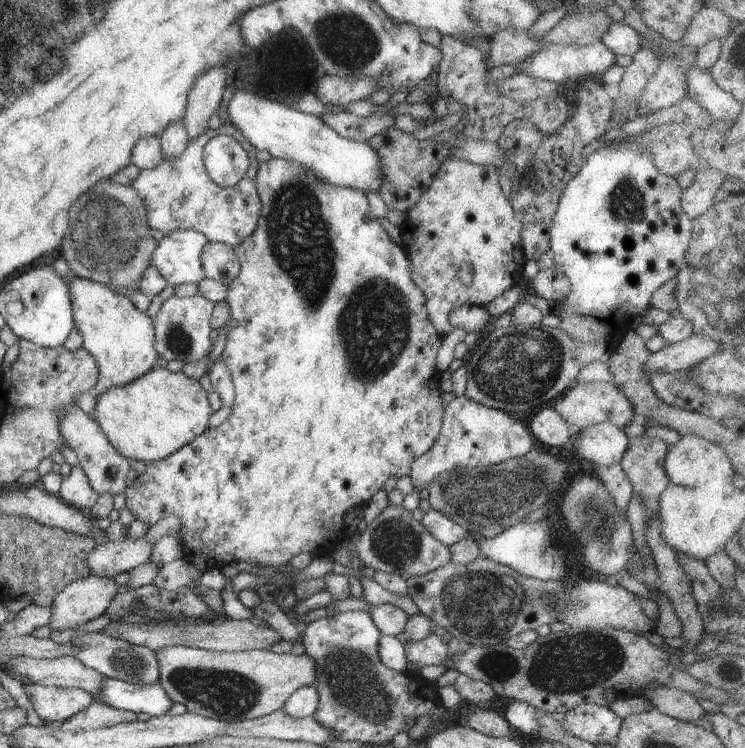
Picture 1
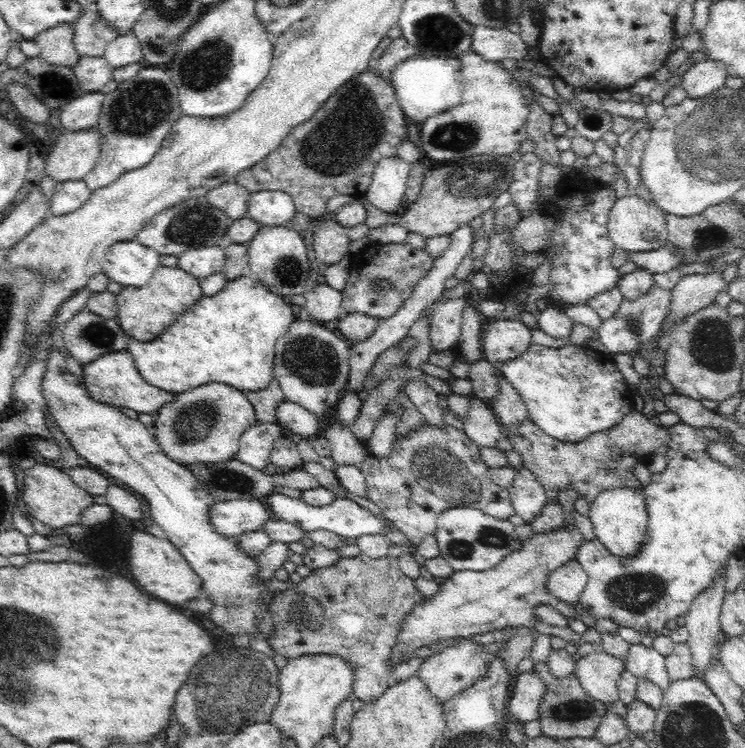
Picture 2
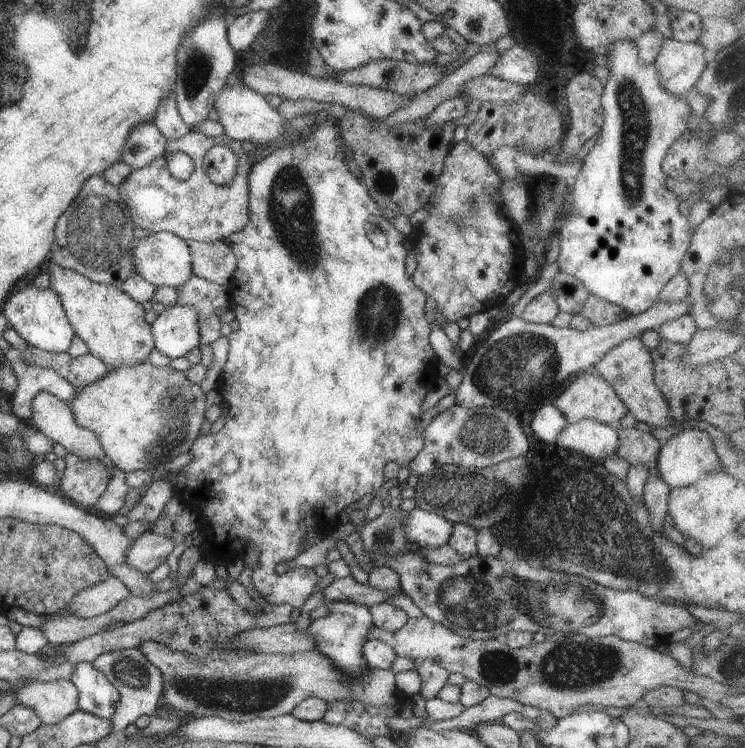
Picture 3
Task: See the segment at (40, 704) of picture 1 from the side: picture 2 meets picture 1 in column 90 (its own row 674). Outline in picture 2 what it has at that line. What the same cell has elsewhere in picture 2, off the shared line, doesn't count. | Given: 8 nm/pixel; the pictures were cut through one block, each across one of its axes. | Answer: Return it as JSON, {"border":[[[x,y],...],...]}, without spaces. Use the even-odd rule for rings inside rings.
{"border":[[[718,577],[712,586],[700,591],[696,598],[694,598],[692,606],[686,611],[685,626],[688,629],[689,637],[687,638],[688,646],[692,651],[692,665],[695,667],[694,677],[703,680],[703,672],[708,668],[713,656],[710,650],[712,650],[713,643],[716,641],[718,634],[721,633],[720,628],[720,612],[723,603],[723,598],[727,593],[726,578]]]}

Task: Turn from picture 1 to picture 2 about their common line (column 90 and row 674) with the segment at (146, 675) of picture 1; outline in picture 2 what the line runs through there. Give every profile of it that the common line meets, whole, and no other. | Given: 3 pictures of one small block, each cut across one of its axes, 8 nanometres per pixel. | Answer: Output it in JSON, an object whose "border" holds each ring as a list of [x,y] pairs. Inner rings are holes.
{"border":[[[642,643],[629,644],[628,659],[625,670],[630,671],[637,679],[647,678],[650,682],[657,684],[660,690],[666,690],[670,686],[665,657],[653,646],[648,648]]]}

